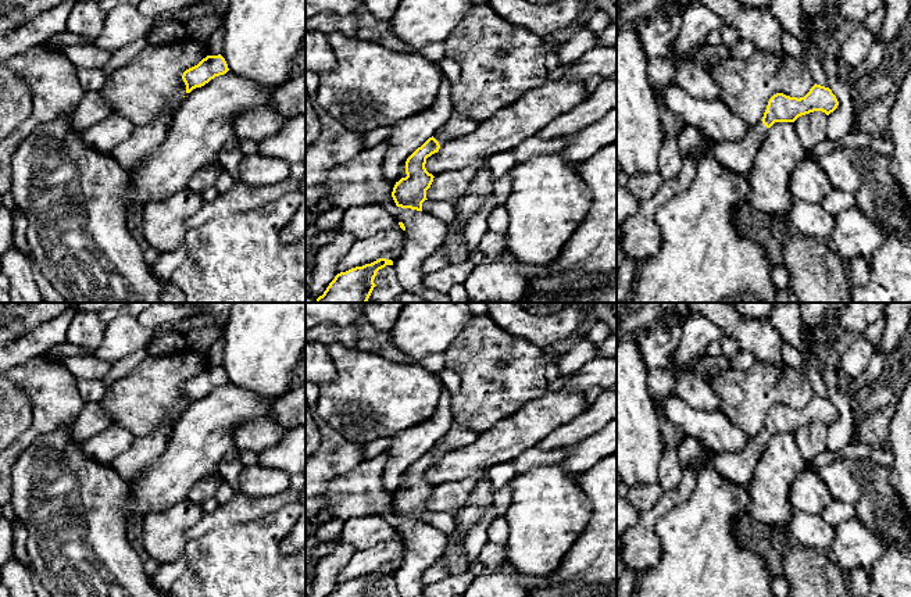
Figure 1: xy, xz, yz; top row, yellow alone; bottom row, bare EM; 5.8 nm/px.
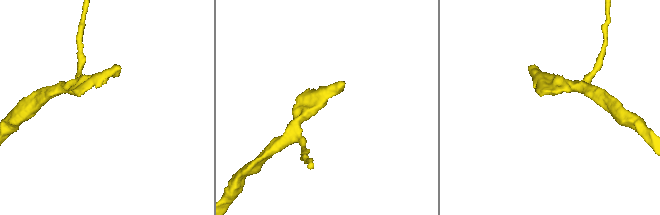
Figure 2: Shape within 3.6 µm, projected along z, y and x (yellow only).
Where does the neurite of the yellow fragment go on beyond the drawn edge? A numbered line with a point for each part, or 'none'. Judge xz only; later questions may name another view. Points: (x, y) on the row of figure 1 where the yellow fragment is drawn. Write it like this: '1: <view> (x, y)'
1: xz (458, 125)

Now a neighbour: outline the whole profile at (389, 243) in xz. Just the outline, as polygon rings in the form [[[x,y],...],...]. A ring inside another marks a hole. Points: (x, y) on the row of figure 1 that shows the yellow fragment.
[[[399,221],[387,230],[356,239],[349,253],[337,264],[337,274],[371,264],[379,258],[394,261],[401,254],[404,242],[406,230],[400,228]]]

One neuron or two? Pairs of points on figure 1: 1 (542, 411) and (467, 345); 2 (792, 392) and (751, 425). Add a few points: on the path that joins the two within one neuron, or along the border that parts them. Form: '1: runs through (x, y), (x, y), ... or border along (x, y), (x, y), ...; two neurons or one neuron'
1: border along (546, 390), (503, 418); two neurons
2: runs through (779, 392), (775, 392), (754, 413); one neuron

